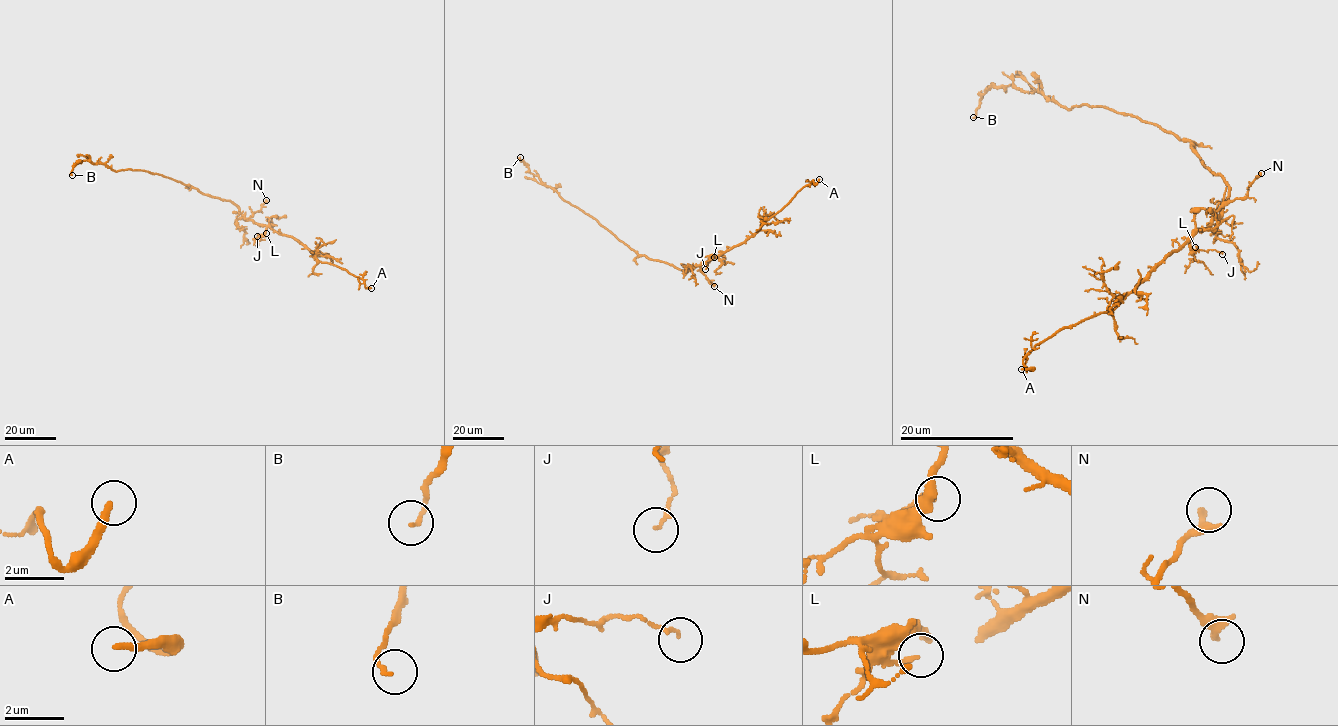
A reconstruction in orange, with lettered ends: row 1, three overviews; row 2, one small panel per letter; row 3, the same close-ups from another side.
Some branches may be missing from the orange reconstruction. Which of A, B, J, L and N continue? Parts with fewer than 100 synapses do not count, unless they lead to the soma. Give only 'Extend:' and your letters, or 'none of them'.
Extend: A

